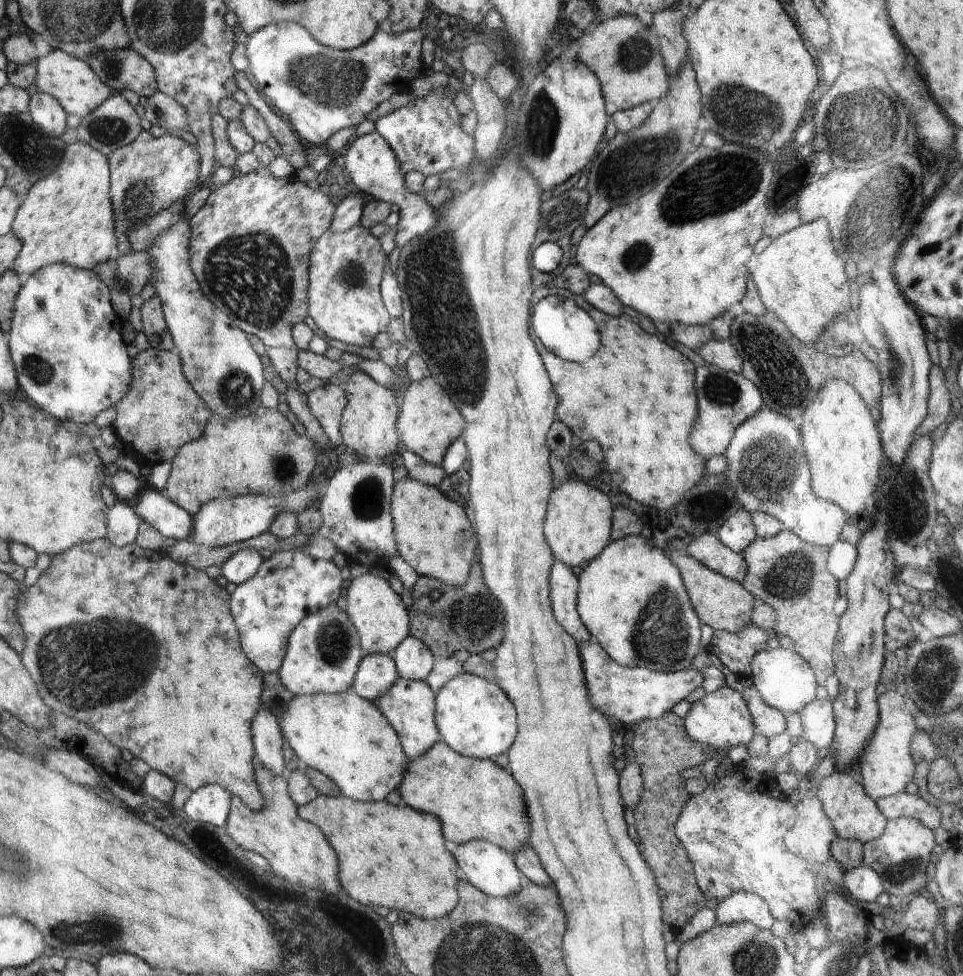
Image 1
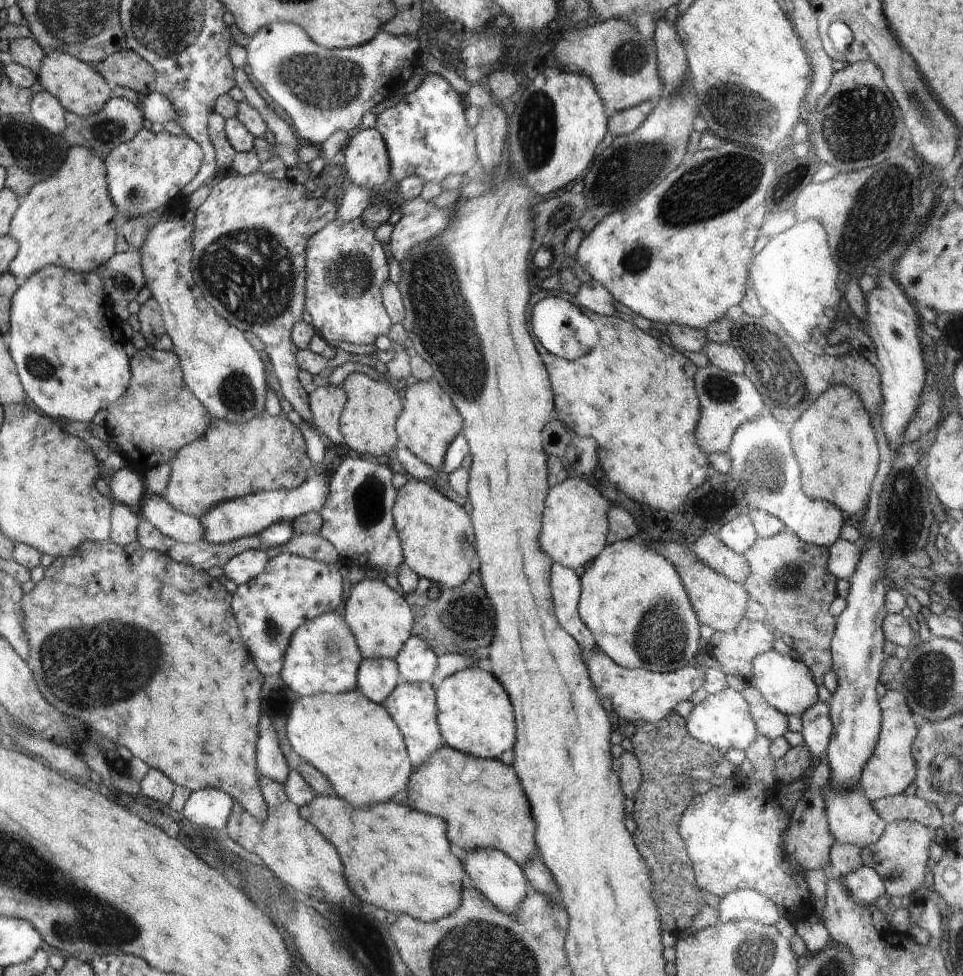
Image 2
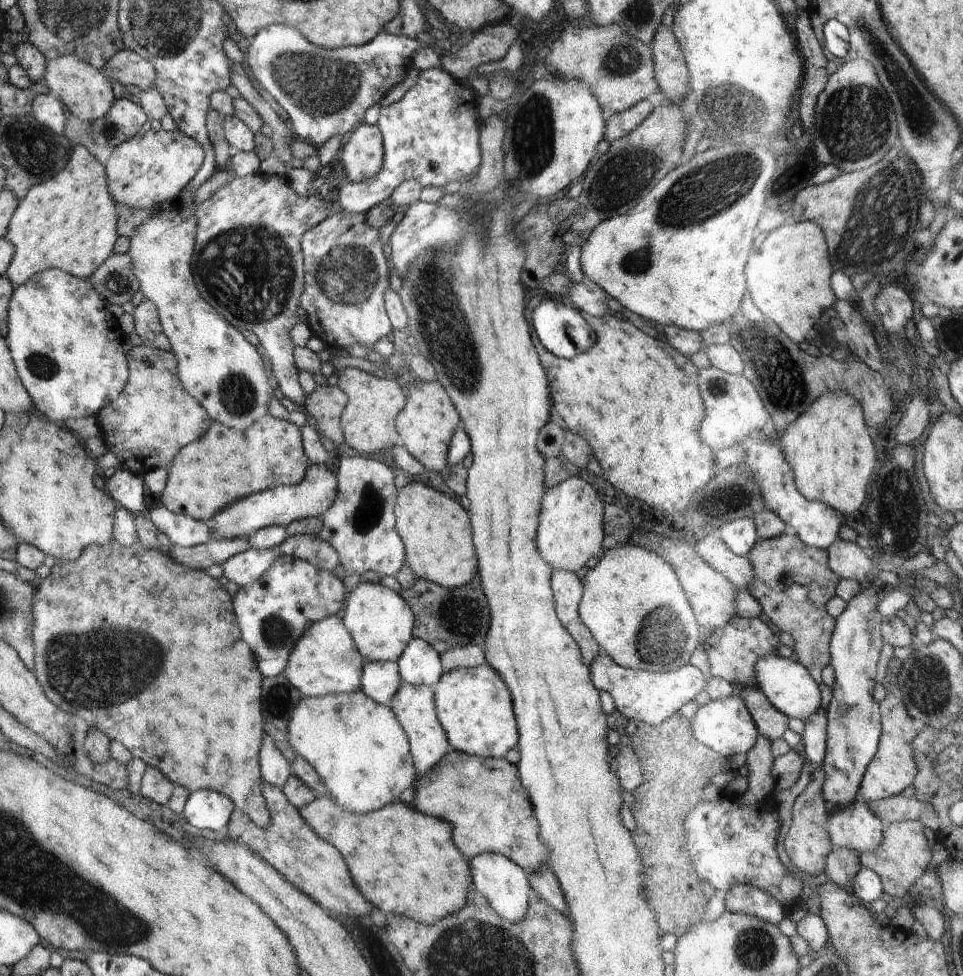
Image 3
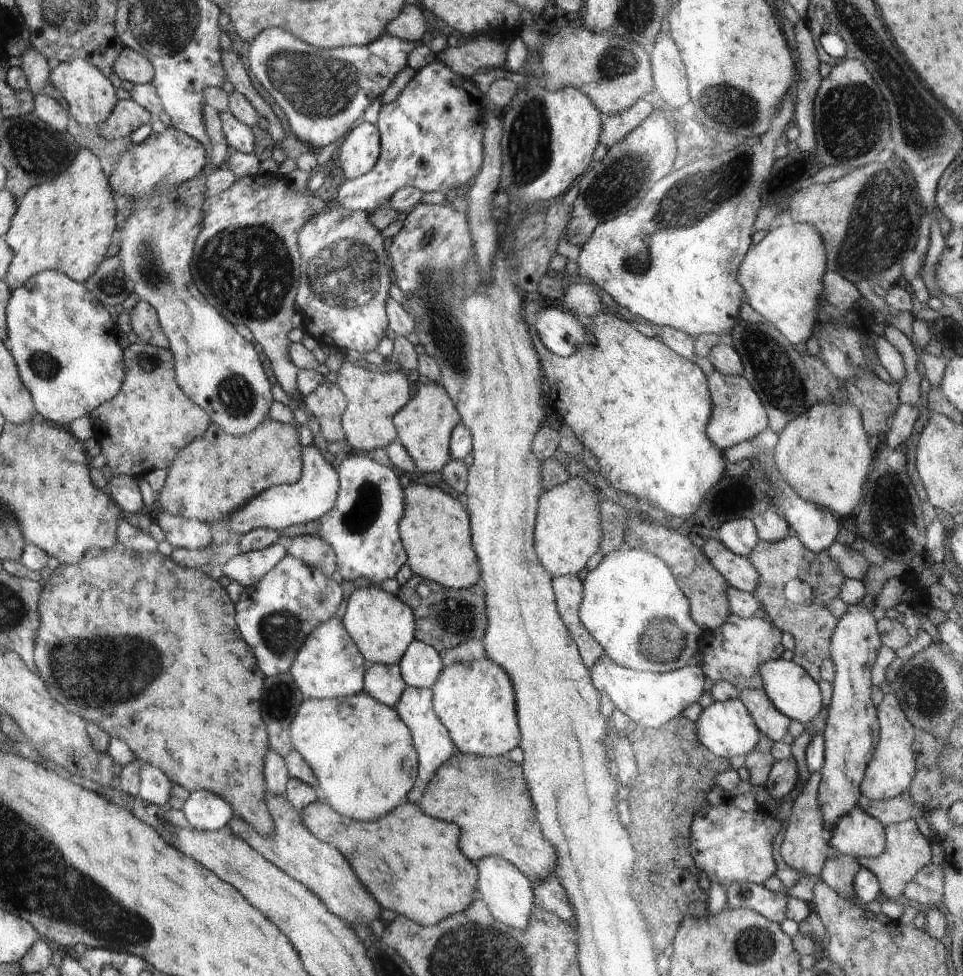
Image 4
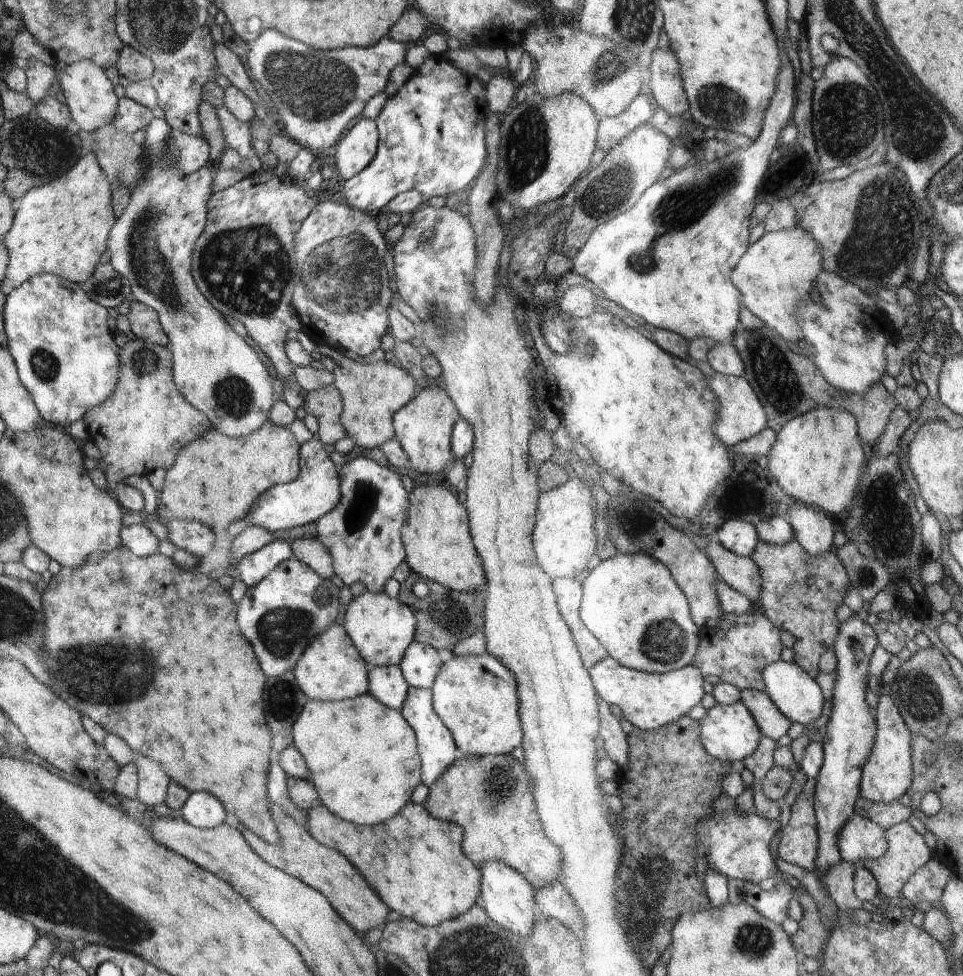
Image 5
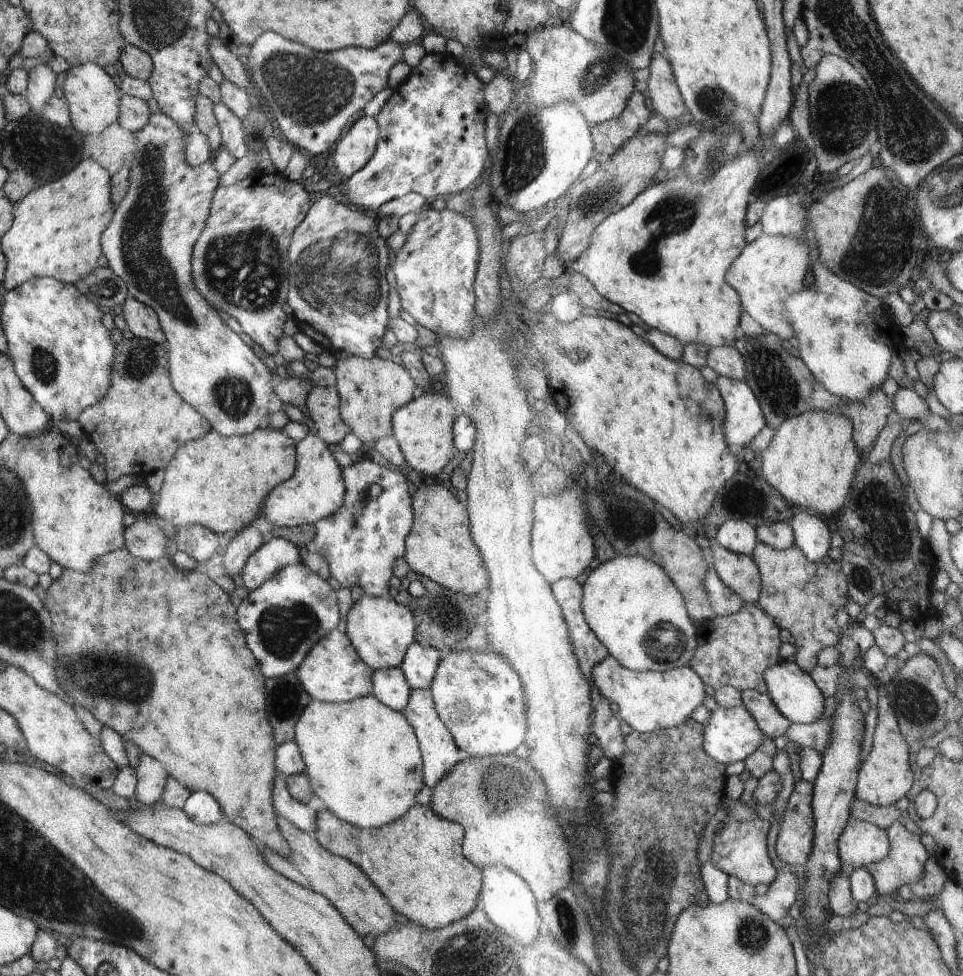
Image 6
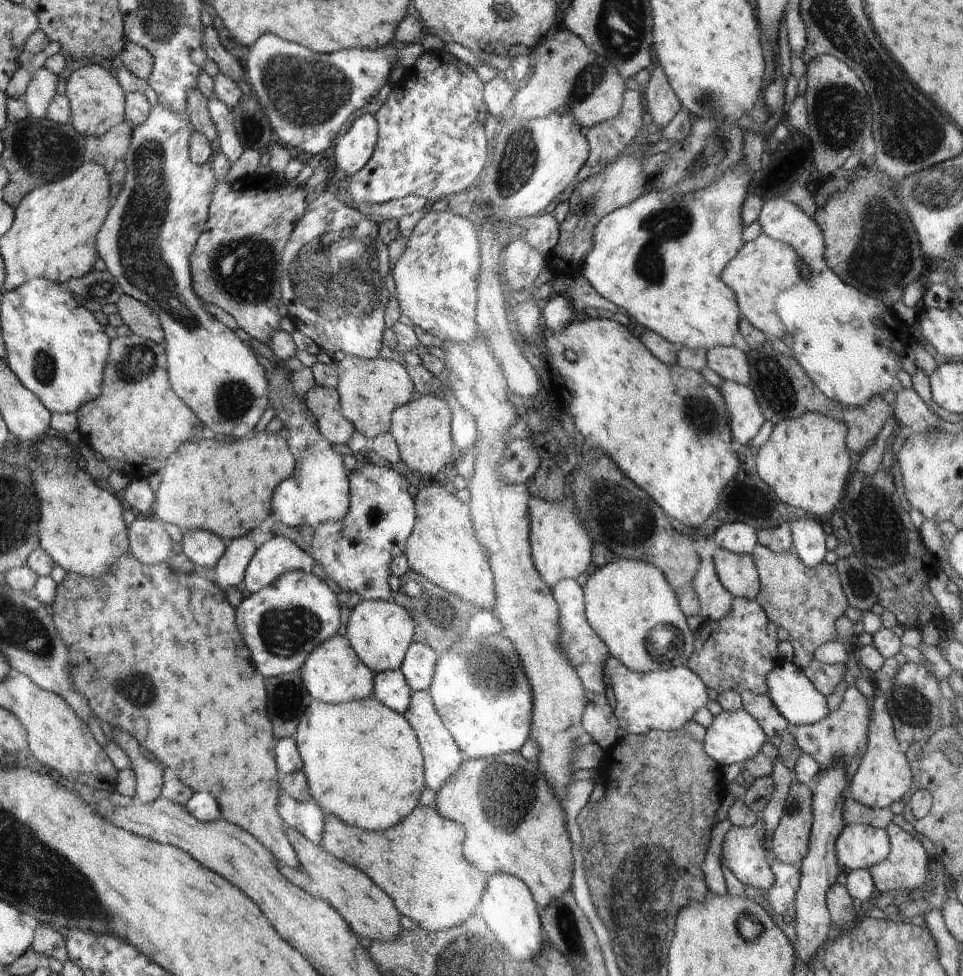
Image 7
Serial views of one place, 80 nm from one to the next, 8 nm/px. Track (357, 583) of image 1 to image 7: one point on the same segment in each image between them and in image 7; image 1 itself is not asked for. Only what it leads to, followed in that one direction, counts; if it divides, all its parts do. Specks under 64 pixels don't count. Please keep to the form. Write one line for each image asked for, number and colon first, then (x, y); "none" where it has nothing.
2: (380, 619)
3: (380, 621)
4: (382, 626)
5: (382, 628)
6: (381, 630)
7: (380, 631)

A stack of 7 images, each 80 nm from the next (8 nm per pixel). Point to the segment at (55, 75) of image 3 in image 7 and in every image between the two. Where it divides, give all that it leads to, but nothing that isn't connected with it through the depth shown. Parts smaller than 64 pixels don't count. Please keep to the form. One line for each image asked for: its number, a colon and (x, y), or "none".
4: (90, 96)
5: (90, 98)
6: (92, 98)
7: (97, 104)

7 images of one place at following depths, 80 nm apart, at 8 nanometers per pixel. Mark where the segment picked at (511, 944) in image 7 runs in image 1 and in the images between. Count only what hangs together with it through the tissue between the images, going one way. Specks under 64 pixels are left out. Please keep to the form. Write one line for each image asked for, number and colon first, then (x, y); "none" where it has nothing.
1: (489, 868)
2: (491, 872)
3: (506, 886)
4: (508, 894)
5: (508, 898)
6: (507, 900)

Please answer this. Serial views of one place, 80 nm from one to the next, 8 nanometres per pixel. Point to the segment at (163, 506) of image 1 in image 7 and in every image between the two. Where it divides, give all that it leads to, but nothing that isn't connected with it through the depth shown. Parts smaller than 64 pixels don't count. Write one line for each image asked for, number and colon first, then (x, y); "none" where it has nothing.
2: (185, 529)
3: (181, 530)
4: (180, 532)
5: (193, 536)
6: (198, 542)
7: (204, 548)

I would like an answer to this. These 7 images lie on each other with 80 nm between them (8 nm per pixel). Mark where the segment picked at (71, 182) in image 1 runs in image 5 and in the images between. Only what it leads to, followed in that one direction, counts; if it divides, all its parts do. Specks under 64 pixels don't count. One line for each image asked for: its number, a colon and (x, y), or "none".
2: (68, 220)
3: (69, 223)
4: (66, 226)
5: (61, 228)

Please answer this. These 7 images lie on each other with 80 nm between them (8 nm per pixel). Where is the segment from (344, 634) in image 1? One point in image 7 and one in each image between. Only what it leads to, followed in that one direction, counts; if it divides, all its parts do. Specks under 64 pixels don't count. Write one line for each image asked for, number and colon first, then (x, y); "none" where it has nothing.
2: (325, 658)
3: (326, 662)
4: (331, 666)
5: (332, 670)
6: (333, 672)
7: (334, 674)

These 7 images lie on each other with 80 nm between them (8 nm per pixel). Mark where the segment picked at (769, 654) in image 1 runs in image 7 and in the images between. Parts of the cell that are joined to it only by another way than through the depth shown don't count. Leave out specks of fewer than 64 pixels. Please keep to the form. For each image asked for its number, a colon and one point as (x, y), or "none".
2: (784, 682)
3: (788, 686)
4: (792, 691)
5: (798, 697)
6: (792, 691)
7: (796, 698)

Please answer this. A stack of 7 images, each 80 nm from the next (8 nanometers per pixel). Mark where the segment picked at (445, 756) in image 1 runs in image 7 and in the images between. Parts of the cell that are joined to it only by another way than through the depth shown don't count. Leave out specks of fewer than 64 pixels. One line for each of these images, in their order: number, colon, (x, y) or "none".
2: (481, 800)
3: (490, 811)
4: (487, 797)
5: (489, 796)
6: (502, 795)
7: (514, 822)

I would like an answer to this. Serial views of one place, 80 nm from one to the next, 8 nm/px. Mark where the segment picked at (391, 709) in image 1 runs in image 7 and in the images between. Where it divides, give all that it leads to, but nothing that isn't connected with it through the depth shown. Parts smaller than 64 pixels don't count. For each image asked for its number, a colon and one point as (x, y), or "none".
2: (413, 707)
3: (413, 706)
4: (431, 739)
5: (437, 750)
6: (440, 754)
7: (442, 757)

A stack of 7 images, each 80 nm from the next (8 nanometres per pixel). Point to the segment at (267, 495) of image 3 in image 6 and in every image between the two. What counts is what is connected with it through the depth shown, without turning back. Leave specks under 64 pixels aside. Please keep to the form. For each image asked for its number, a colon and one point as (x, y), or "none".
4: (315, 495)
5: (317, 491)
6: (318, 491)

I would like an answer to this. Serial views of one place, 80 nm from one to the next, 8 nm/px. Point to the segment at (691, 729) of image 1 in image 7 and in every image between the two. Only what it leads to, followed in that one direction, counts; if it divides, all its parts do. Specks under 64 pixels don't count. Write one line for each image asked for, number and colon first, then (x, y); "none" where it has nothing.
2: (722, 720)
3: (725, 726)
4: (726, 728)
5: (728, 733)
6: (731, 735)
7: (733, 736)

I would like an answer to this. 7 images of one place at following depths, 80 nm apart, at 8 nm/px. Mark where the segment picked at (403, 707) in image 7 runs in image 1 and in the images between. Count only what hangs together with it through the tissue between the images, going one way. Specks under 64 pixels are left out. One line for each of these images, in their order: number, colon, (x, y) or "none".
1: (377, 672)
2: (377, 678)
3: (381, 680)
4: (385, 683)
5: (388, 686)
6: (390, 687)

